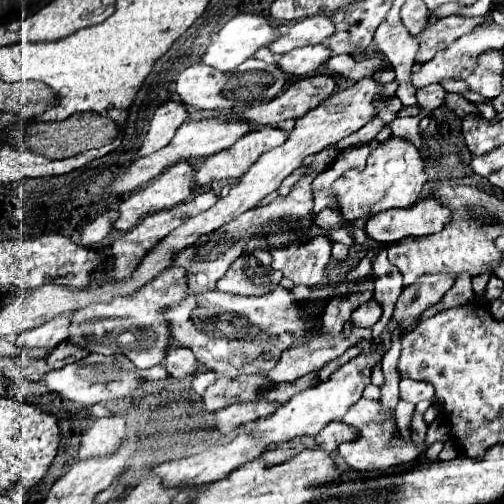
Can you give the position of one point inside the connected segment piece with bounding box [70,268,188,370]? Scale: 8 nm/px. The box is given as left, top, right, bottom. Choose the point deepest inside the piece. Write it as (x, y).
(135, 326)

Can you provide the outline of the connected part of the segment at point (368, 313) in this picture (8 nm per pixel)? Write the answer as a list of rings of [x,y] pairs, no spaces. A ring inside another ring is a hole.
[[[370,300],[370,302],[364,302],[360,304],[354,314],[352,314],[352,326],[362,326],[362,328],[370,328],[374,326],[380,319],[380,304],[376,300]]]

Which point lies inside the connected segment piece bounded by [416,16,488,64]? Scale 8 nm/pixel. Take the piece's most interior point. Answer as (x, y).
(436, 37)

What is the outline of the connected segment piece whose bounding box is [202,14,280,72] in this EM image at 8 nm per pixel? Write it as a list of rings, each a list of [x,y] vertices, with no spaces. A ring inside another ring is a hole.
[[[238,14],[212,38],[212,44],[206,50],[206,54],[202,56],[202,62],[212,66],[212,68],[216,68],[216,70],[230,72],[230,70],[238,68],[244,60],[252,58],[258,48],[272,44],[276,38],[280,38],[280,32],[278,32],[276,26],[270,24],[270,20],[266,16],[260,16],[260,14]]]

